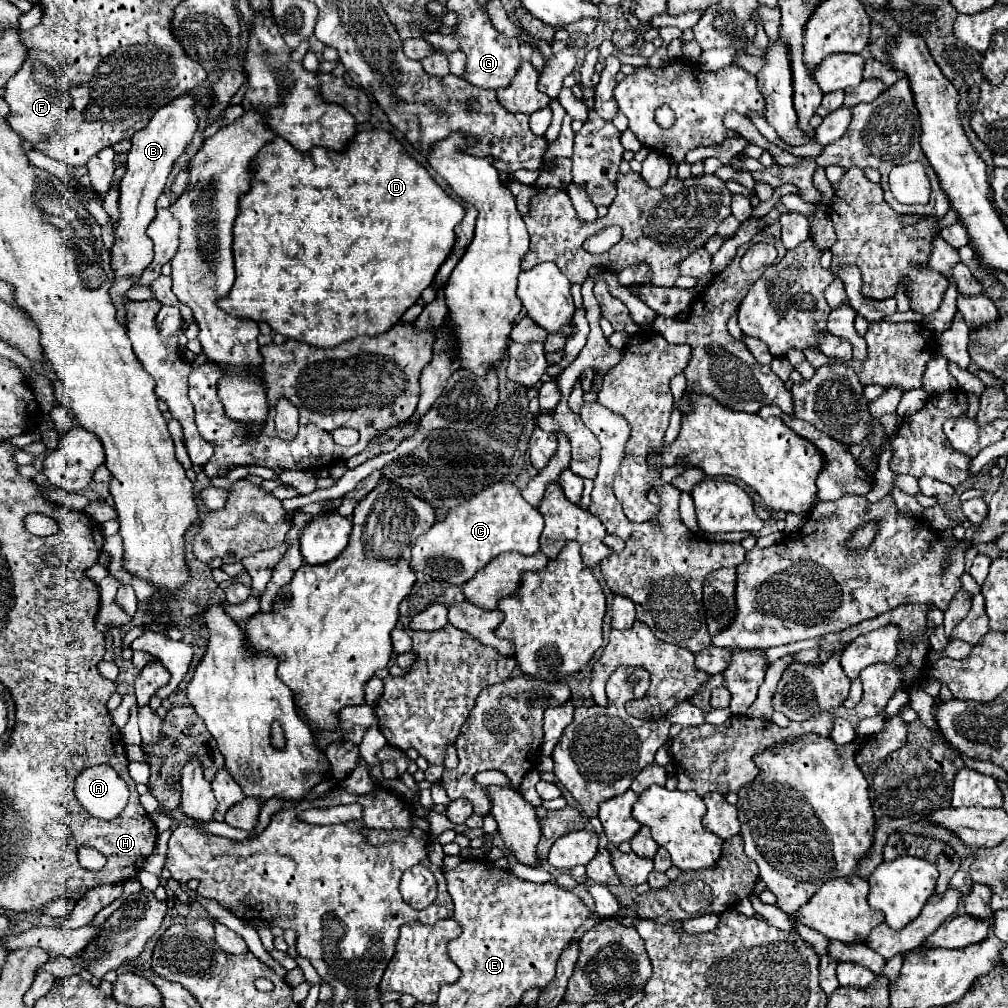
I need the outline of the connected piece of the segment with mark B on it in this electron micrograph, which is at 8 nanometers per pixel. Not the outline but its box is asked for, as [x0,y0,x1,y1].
[110,95,198,283]

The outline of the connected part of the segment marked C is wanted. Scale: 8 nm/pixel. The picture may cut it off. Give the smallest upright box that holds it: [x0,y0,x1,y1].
[412,483,544,585]

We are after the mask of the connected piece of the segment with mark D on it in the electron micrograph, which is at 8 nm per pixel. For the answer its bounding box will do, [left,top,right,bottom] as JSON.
[218,129,464,347]

